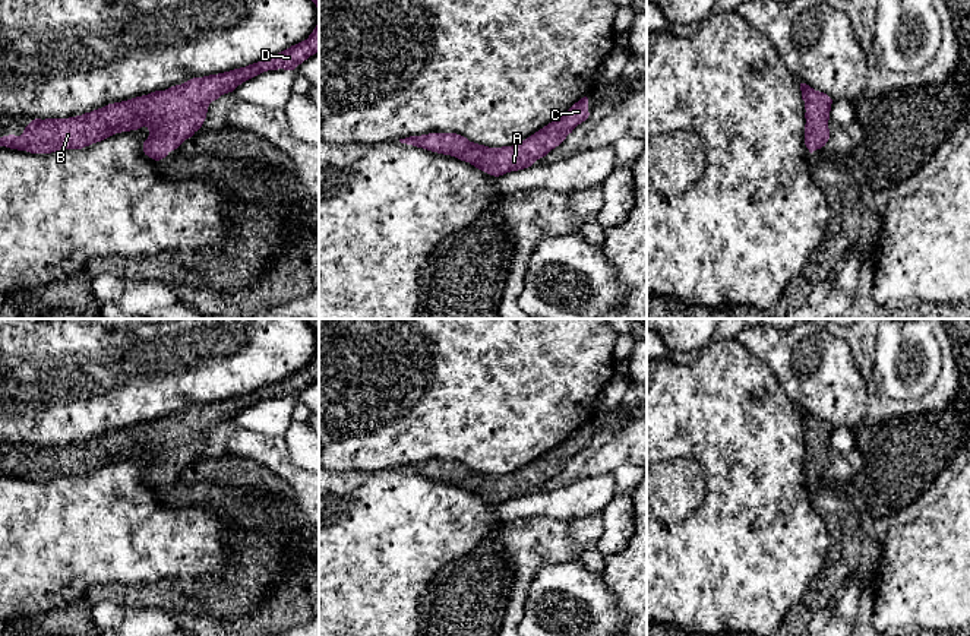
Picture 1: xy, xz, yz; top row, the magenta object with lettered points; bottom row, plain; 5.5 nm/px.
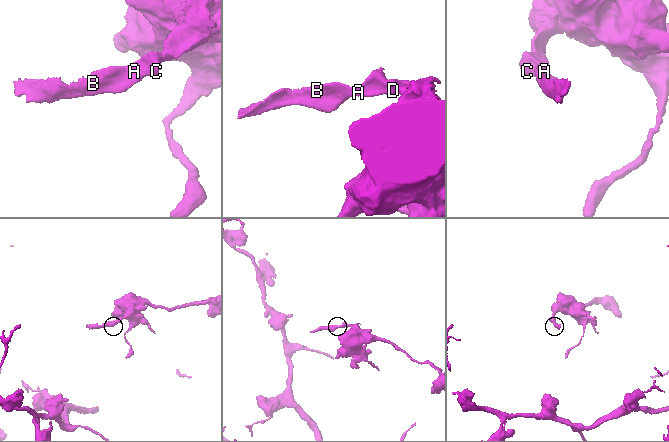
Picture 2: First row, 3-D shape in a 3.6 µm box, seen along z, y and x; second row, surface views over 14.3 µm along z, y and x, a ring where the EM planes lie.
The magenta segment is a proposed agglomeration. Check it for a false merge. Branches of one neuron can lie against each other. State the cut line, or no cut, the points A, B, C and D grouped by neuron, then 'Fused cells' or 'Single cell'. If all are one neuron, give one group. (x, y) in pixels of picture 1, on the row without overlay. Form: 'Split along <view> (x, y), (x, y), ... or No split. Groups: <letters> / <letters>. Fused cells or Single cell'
No split. Groups: A B C D. Single cell

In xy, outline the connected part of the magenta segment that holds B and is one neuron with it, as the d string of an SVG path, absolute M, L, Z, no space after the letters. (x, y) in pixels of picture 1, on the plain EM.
M319 319L306 320L317 335L317 352L307 367L246 395L193 405L165 418L108 431L82 443L35 446L20 463L0 465L0 474L51 481L60 477L82 477L116 461L145 453L149 458L143 469L145 482L155 488L165 485L202 455L212 428L263 399L294 398L319 380Z

